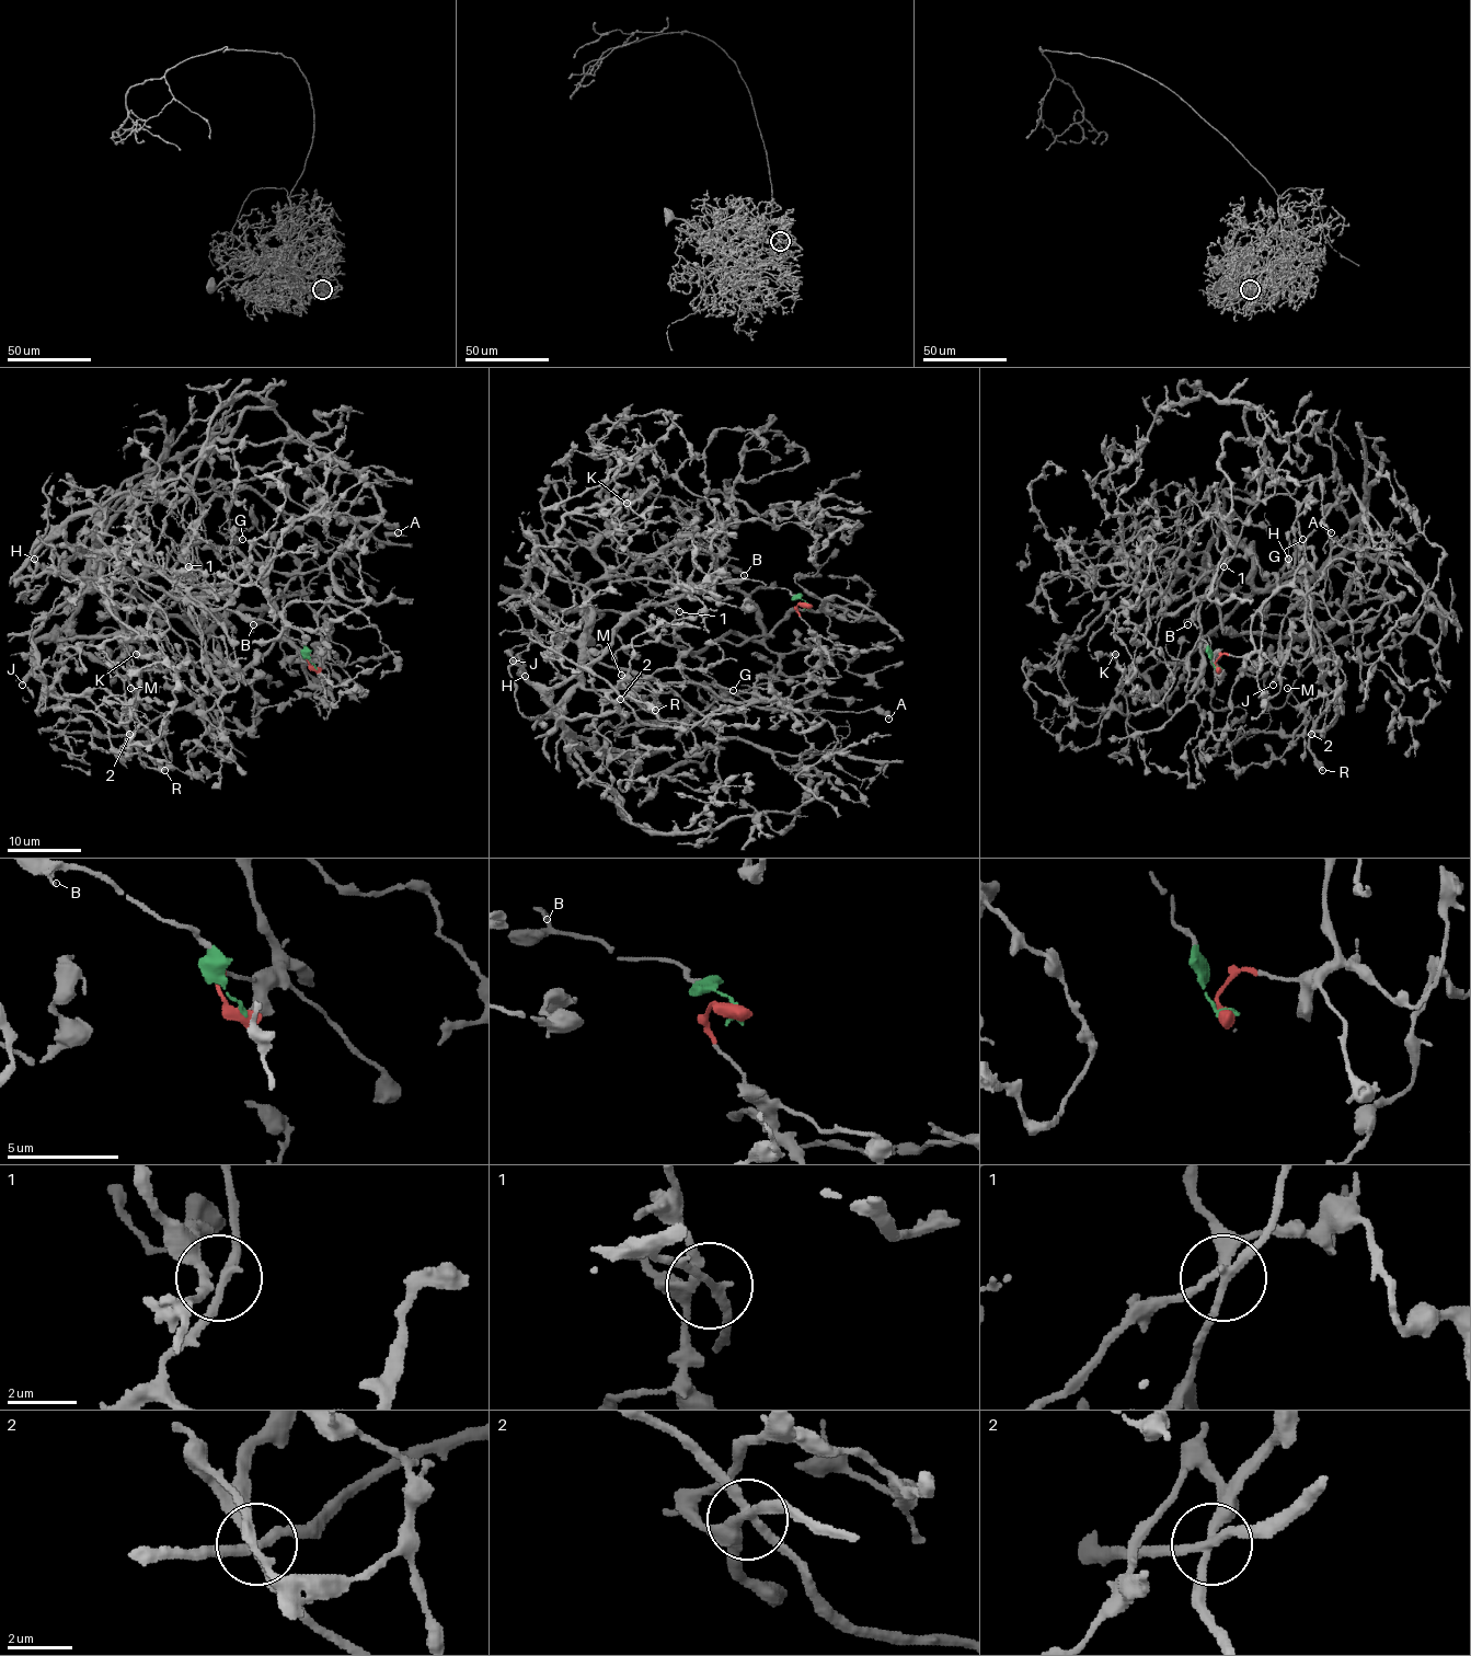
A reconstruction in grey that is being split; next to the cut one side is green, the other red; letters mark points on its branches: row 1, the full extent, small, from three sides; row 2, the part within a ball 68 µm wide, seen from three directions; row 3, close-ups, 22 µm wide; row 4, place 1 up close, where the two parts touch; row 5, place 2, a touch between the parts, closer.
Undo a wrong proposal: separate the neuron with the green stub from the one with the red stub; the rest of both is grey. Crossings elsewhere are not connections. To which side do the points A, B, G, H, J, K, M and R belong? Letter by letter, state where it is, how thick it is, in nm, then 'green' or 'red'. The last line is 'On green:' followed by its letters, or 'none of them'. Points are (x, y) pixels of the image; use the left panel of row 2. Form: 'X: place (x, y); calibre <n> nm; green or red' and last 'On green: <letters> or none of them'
A: place (398, 532); calibre 200 nm; green
B: place (253, 624); calibre 100 nm; green
G: place (242, 539); calibre 170 nm; red
H: place (34, 559); calibre 360 nm; red
J: place (22, 685); calibre 460 nm; green
K: place (136, 654); calibre 550 nm; red
M: place (130, 688); calibre 160 nm; red
R: place (164, 770); calibre 400 nm; red
On green: A, B, J

